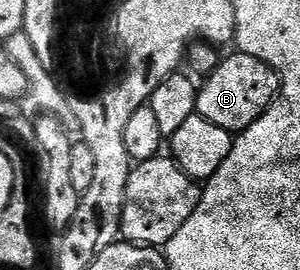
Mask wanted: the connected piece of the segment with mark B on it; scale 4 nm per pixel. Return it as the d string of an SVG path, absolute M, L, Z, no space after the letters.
M246 53L234 54L221 60L217 68L206 78L196 97L197 114L236 135L252 126L279 96L281 74L262 60Z

